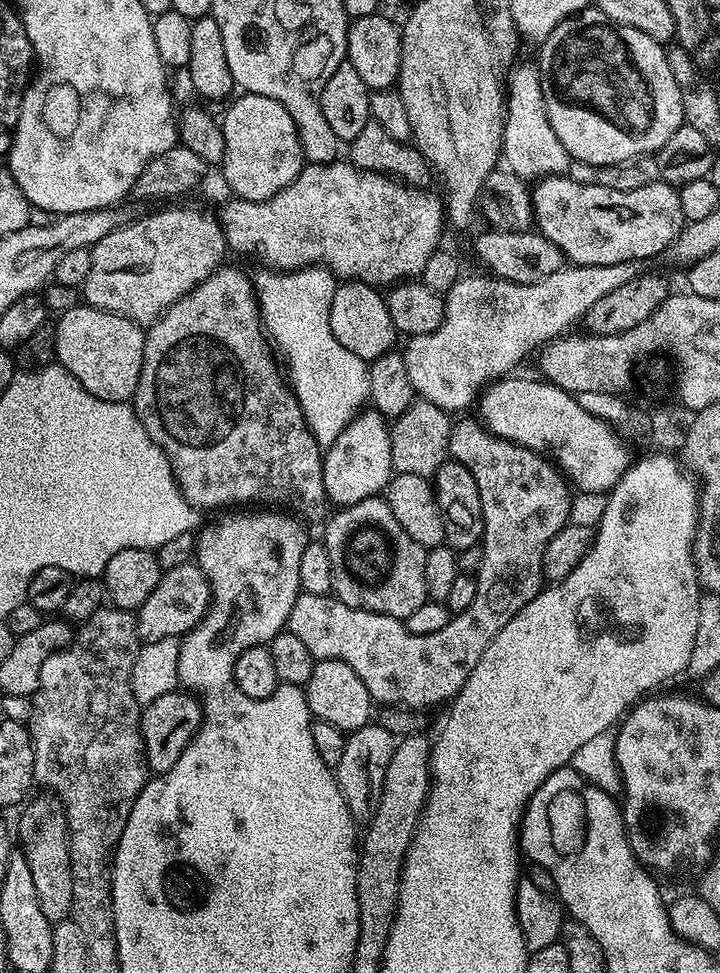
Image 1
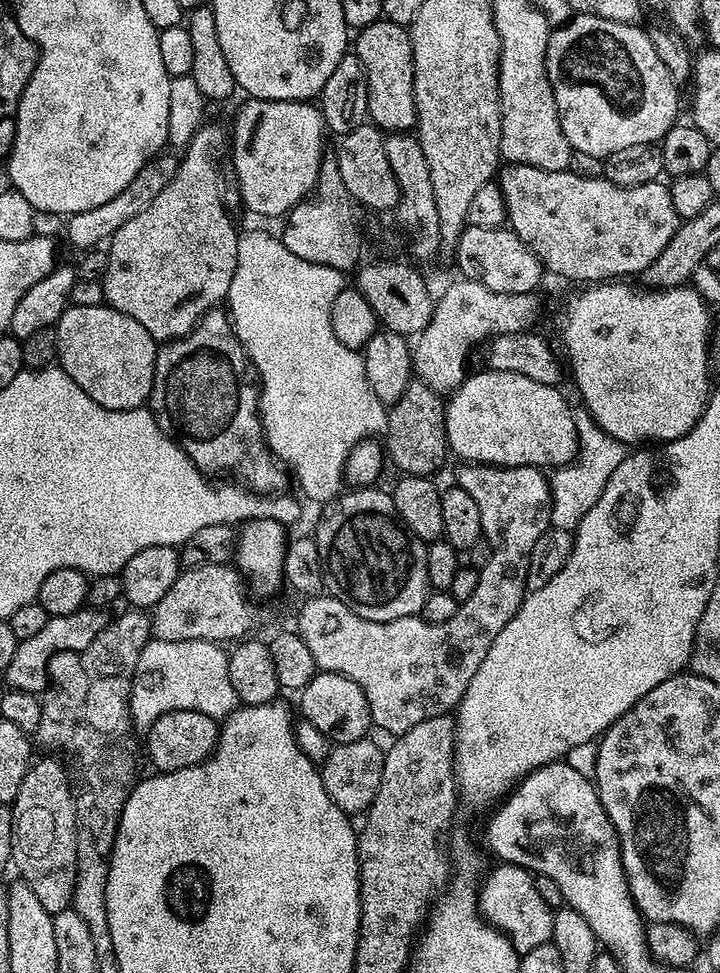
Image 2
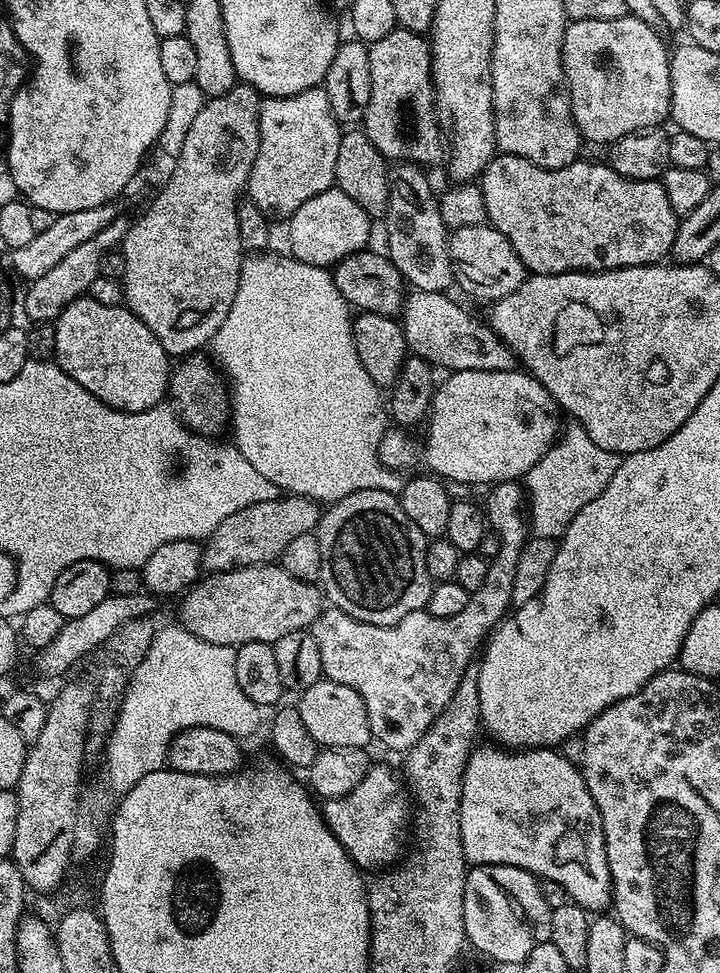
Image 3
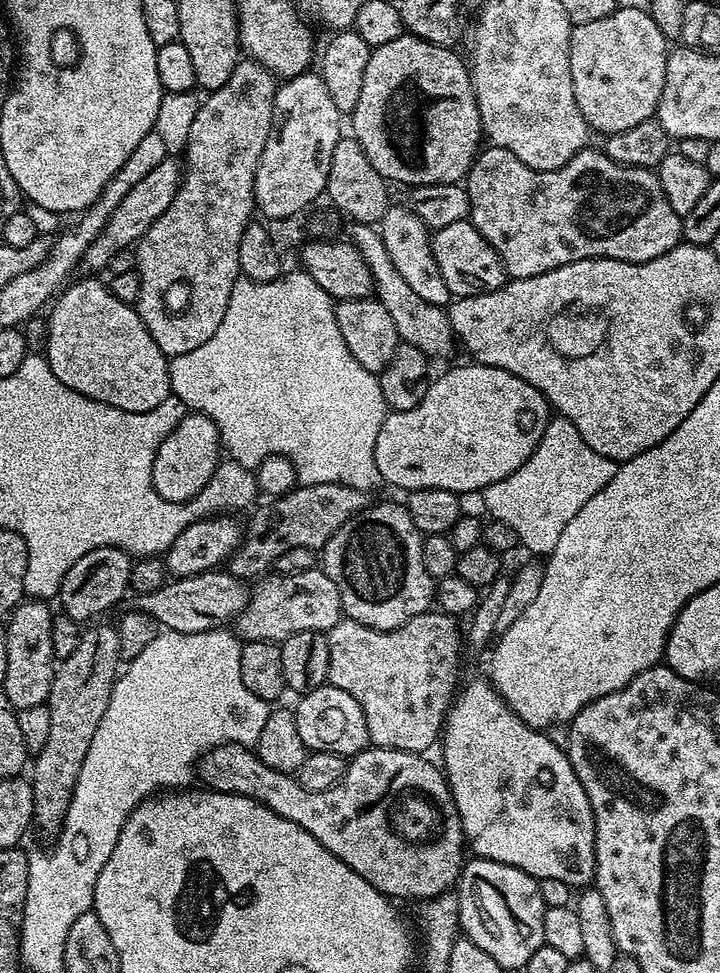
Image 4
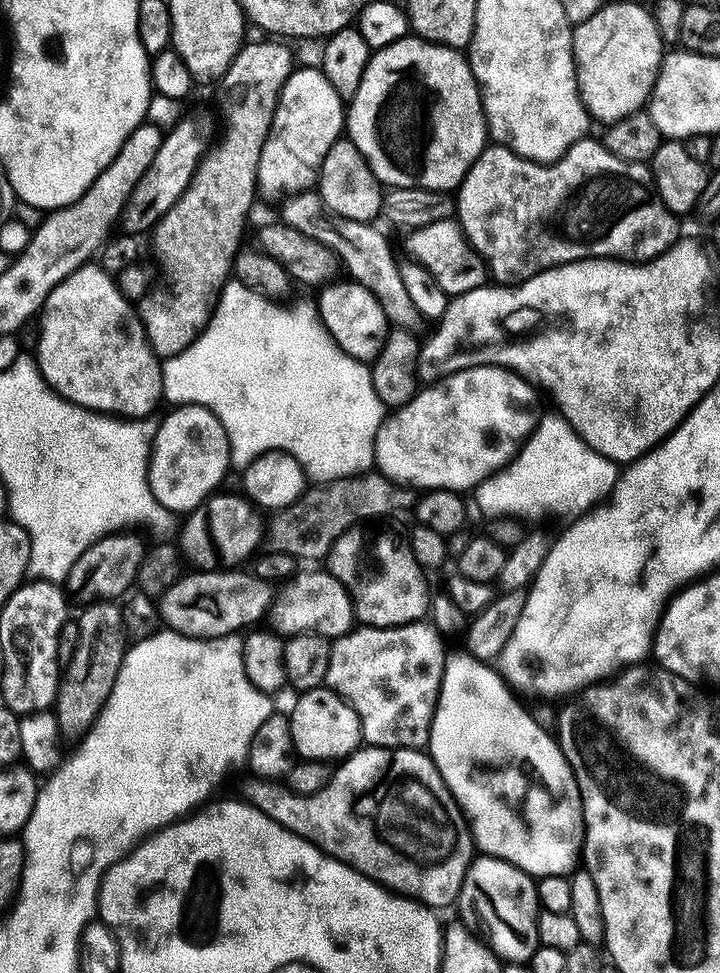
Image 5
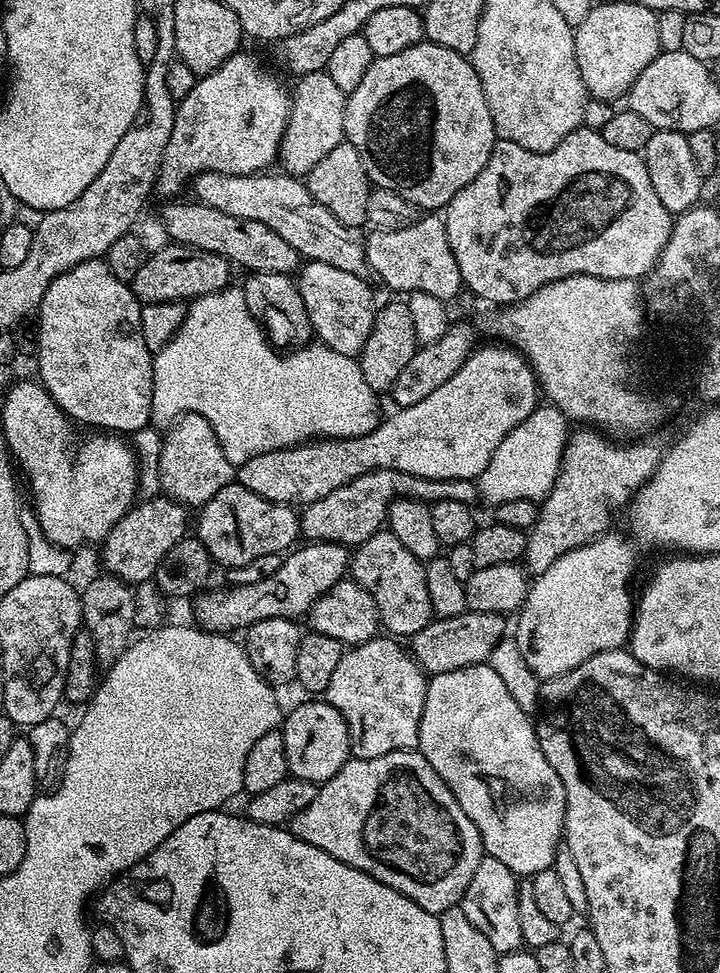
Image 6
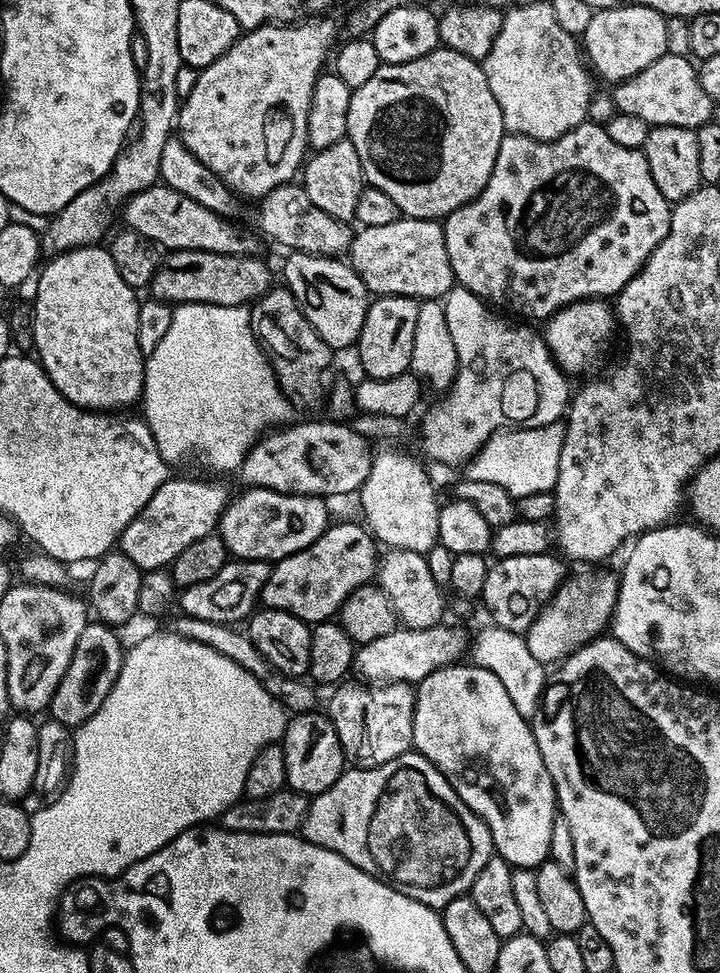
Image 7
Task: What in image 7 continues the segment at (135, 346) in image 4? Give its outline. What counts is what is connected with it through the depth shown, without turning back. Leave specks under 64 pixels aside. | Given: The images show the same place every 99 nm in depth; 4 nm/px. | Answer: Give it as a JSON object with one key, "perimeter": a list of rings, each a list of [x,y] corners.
{"perimeter":[[[104,246],[75,248],[53,255],[49,260],[52,261],[39,269],[35,281],[36,304],[31,305],[32,342],[40,367],[52,379],[57,390],[79,408],[131,409],[128,407],[144,395],[146,363],[146,357],[141,354],[138,346],[138,310],[141,301],[136,300],[137,289],[122,282],[122,274],[118,274],[114,258],[110,258]]]}

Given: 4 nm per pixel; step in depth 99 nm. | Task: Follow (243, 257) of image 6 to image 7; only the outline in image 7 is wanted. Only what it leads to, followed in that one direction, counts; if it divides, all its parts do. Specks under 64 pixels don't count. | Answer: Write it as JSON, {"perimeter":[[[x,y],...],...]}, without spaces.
{"perimeter":[[[163,182],[154,183],[146,190],[125,200],[122,211],[124,220],[128,223],[125,225],[131,231],[142,234],[164,250],[174,252],[198,250],[227,256],[256,256],[259,253],[261,237],[255,231],[247,232],[246,229],[231,224],[228,218],[200,206],[198,202],[194,202],[193,199],[180,194],[178,190]]]}

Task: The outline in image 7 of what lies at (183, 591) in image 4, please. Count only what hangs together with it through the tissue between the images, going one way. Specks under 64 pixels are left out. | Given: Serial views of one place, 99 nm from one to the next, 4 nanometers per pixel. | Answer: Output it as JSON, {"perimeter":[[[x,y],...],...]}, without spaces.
{"perimeter":[[[338,522],[338,524],[333,523],[329,526],[310,546],[290,554],[285,560],[275,561],[272,564],[270,578],[260,595],[260,600],[263,607],[289,612],[311,626],[333,619],[350,593],[351,590],[348,589],[348,522]]]}

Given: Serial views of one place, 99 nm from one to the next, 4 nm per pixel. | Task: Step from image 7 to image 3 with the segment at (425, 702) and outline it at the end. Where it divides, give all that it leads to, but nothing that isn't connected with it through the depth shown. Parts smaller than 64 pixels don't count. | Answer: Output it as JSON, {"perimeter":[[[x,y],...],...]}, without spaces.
{"perimeter":[[[496,746],[488,749],[480,747],[473,747],[462,782],[460,821],[465,860],[472,866],[514,866],[531,872],[540,880],[558,882],[566,890],[571,903],[582,906],[589,914],[603,913],[612,903],[612,879],[610,866],[606,862],[602,818],[584,782],[583,771],[564,758],[560,750],[501,750]]]}

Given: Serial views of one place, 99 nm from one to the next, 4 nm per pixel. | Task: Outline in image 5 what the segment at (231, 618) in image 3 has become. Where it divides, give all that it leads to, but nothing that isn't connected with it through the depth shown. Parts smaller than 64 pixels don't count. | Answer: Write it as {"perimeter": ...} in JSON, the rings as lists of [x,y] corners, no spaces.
{"perimeter":[[[327,570],[297,571],[281,588],[284,589],[281,592],[279,589],[275,593],[266,620],[267,623],[272,623],[269,625],[285,638],[297,636],[303,632],[313,632],[329,638],[345,636],[357,623],[352,596],[346,590],[346,586],[342,586],[342,582],[338,582],[338,578],[334,578]]]}

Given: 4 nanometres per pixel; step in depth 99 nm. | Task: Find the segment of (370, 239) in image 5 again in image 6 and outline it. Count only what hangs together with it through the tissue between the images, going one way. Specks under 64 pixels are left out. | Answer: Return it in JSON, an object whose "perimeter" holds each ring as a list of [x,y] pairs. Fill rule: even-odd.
{"perimeter":[[[204,171],[193,177],[191,188],[199,203],[208,205],[231,217],[263,222],[282,236],[306,260],[318,260],[355,276],[367,275],[370,261],[367,243],[359,229],[338,222],[321,204],[312,200],[307,185],[285,173],[263,172],[248,176],[224,176],[220,172]],[[361,235],[361,236],[360,236]],[[367,270],[367,271],[366,271]]]}

